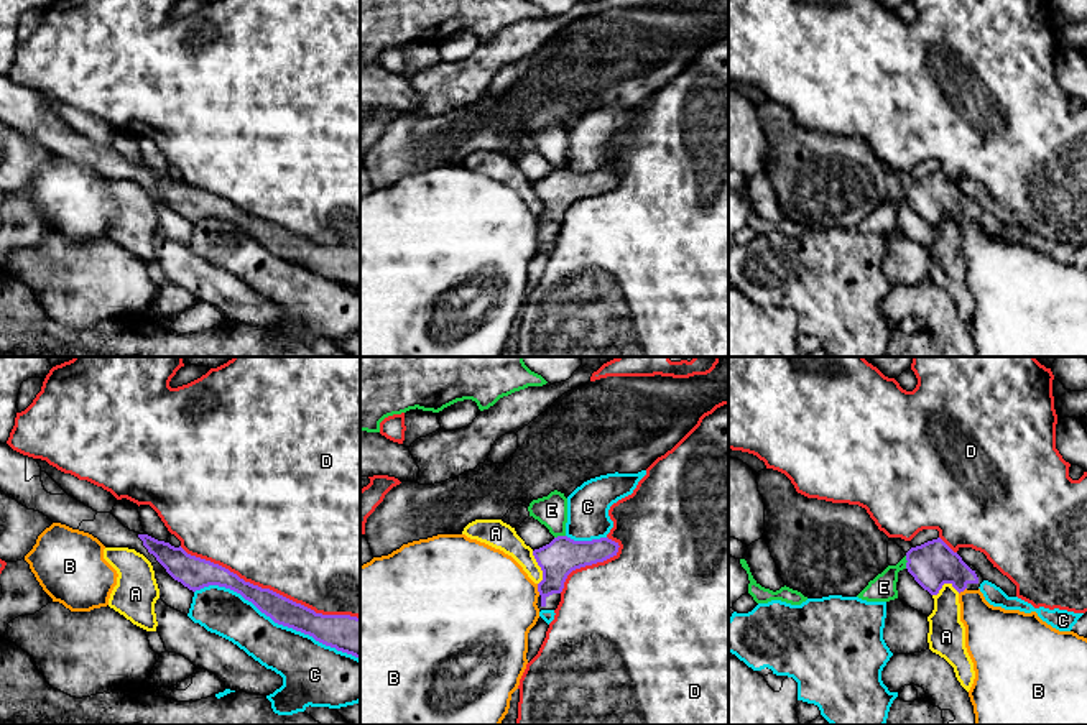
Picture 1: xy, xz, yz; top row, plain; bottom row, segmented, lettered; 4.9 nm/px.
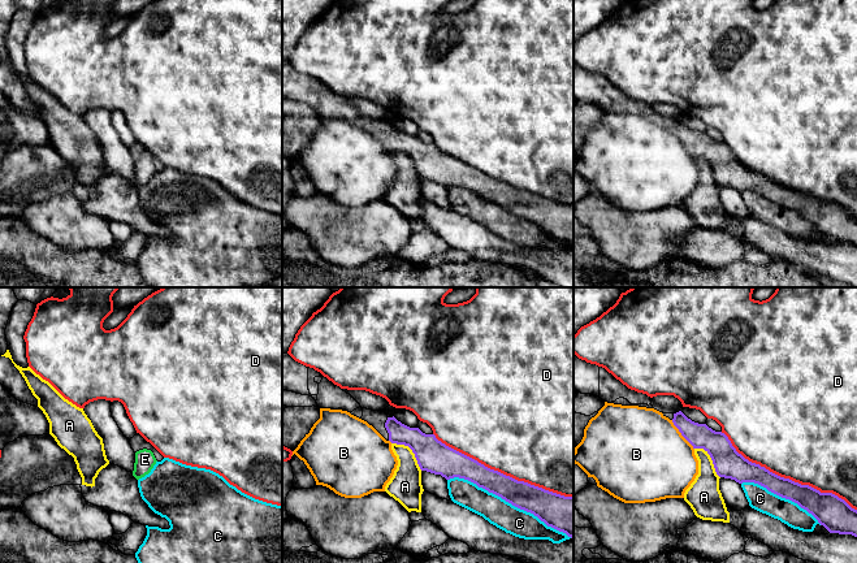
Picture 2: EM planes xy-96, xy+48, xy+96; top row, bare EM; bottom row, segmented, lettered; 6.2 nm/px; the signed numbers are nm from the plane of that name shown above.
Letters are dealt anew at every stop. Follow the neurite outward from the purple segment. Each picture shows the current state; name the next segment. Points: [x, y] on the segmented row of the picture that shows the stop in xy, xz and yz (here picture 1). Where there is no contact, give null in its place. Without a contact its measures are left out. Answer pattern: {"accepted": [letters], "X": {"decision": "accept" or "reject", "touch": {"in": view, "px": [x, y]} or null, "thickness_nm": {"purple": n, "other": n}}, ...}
{"accepted": [], "A": {"decision": "reject", "touch": {"in": "xz", "px": [540, 566]}, "thickness_nm": {"purple": 180, "other": 130}}, "B": {"decision": "reject", "touch": {"in": "xz", "px": [538, 589]}, "thickness_nm": {"purple": 180, "other": 460}}, "C": {"decision": "reject", "touch": {"in": "xy", "px": [277, 622]}, "thickness_nm": {"purple": 140, "other": 260}}, "D": {"decision": "reject", "touch": {"in": "xy", "px": [268, 589]}, "thickness_nm": {"purple": 140, "other": 500}}, "E": {"decision": "reject", "touch": {"in": "yz", "px": [906, 563]}, "thickness_nm": {"purple": 220, "other": 130}}}

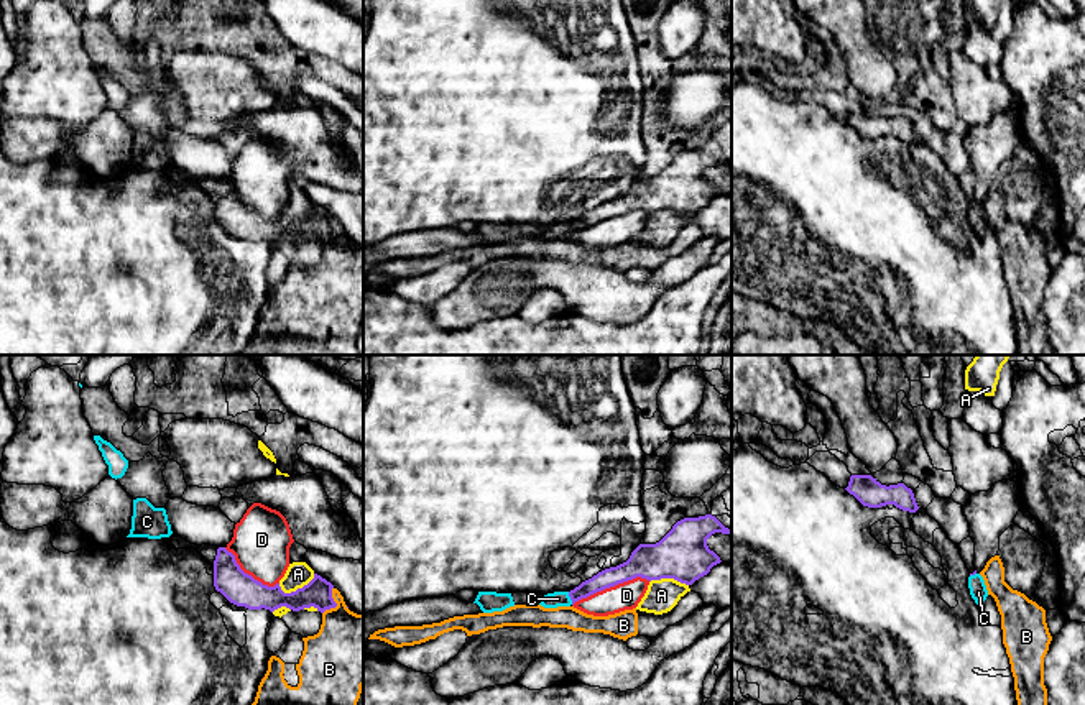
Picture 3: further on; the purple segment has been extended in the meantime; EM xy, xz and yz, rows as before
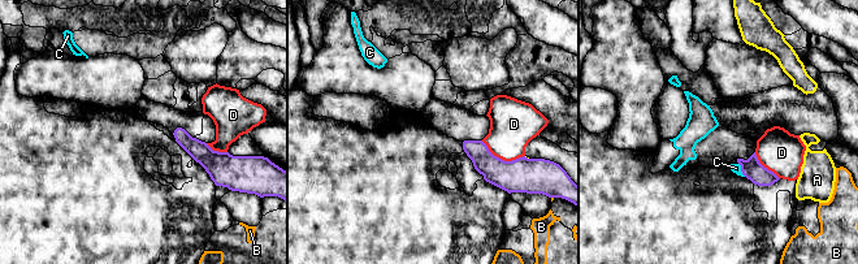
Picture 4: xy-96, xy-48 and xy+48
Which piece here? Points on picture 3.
{"accepted": ["C"], "A": {"decision": "reject", "touch": {"in": "xy", "px": [298, 589]}, "thickness_nm": {"purple": 150, "other": 120}}, "B": {"decision": "reject", "touch": {"in": "xy", "px": [336, 603]}, "thickness_nm": {"purple": 140, "other": 360}}, "C": {"decision": "accept", "touch": {"in": "xz", "px": [571, 599]}, "thickness_nm": {"purple": 90, "other": 80}}, "D": {"decision": "reject", "touch": {"in": "xz", "px": [610, 585]}, "thickness_nm": {"purple": 180, "other": 140}}}

